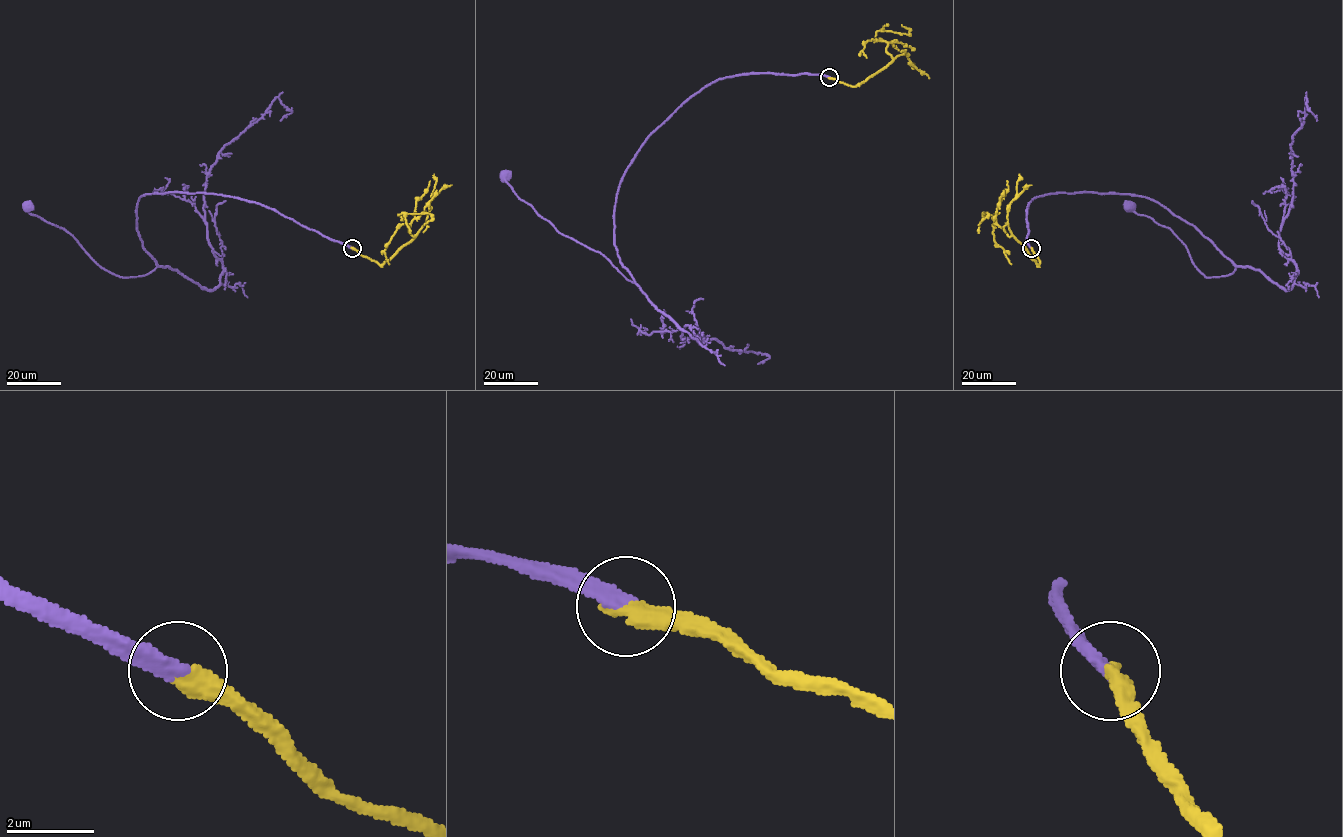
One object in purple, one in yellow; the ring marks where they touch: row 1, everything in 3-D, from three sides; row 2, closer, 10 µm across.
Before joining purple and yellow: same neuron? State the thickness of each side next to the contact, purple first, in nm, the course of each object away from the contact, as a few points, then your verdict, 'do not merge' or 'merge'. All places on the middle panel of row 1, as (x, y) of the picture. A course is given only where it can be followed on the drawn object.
calibres 360 and 480 nm; course purple (829, 77), (716, 80), (647, 138), (615, 206), (614, 246), (634, 282), (560, 233), (505, 174); course yellow (829, 77), (852, 86), (877, 72), (892, 57), (876, 32), (908, 34), (909, 28), (901, 24); merge

